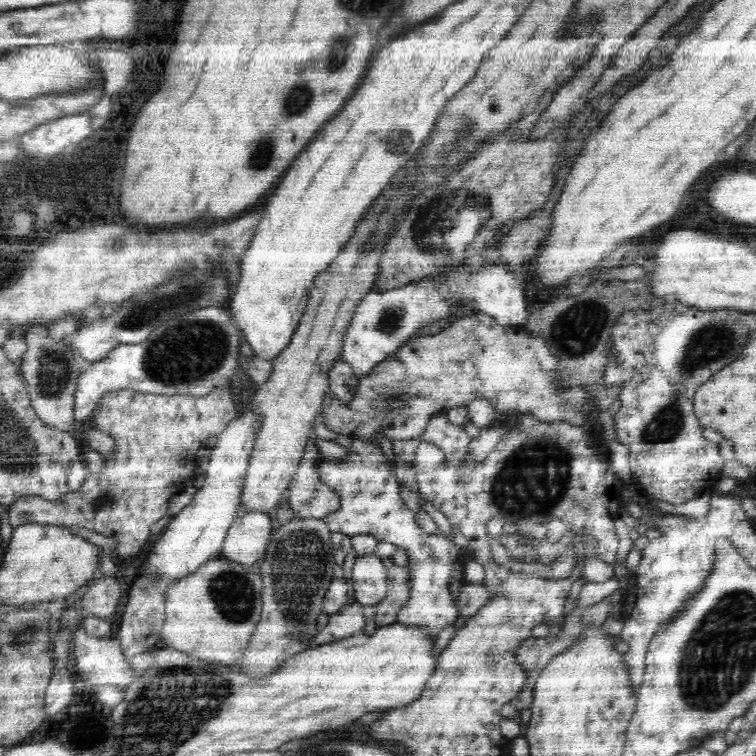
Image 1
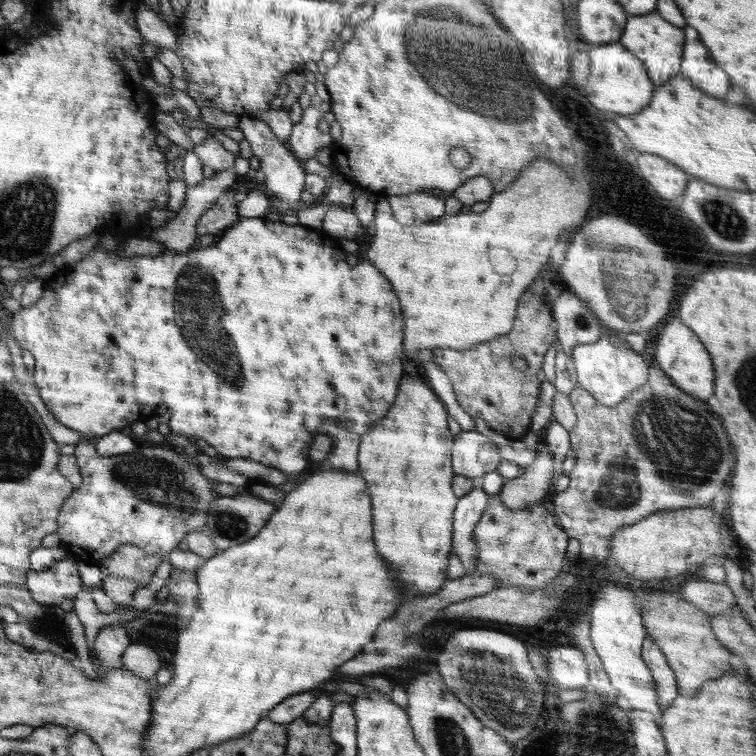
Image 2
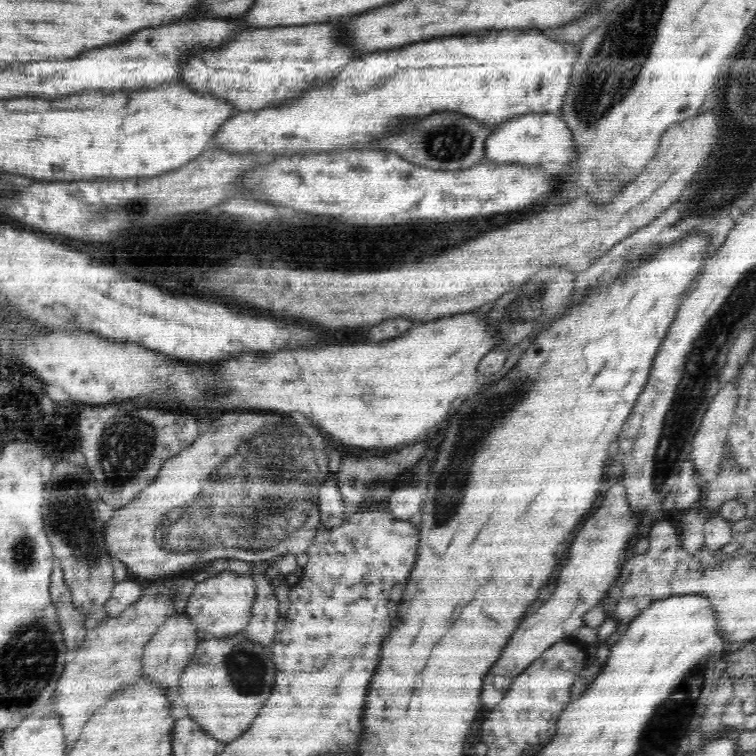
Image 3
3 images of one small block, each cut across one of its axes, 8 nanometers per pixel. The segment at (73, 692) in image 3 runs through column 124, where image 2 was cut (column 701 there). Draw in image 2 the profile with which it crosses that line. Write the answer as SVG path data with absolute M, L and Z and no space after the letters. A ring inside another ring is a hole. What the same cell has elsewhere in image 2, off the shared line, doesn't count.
M644 588L643 623L647 636L651 637L667 658L674 671L678 694L694 696L704 683L732 672L733 659L728 650L714 634L711 618L684 600L676 600L678 593L660 588Z

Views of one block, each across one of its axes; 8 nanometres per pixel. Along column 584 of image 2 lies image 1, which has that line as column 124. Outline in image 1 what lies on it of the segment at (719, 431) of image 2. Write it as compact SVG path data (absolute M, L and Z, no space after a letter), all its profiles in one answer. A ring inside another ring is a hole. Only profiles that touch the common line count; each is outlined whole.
M227 386L214 388L206 396L164 396L135 390L118 390L108 392L90 416L89 424L95 430L110 435L116 444L114 454L104 457L104 468L100 474L90 473L86 482L74 492L64 495L62 500L48 501L41 496L26 496L18 500L8 511L9 519L14 527L21 524L38 523L68 528L86 528L116 540L115 552L120 558L128 558L141 552L144 544L154 532L150 526L169 514L168 504L180 490L192 486L196 475L196 454L205 447L210 436L218 437L224 428L236 418L238 410L232 400Z

